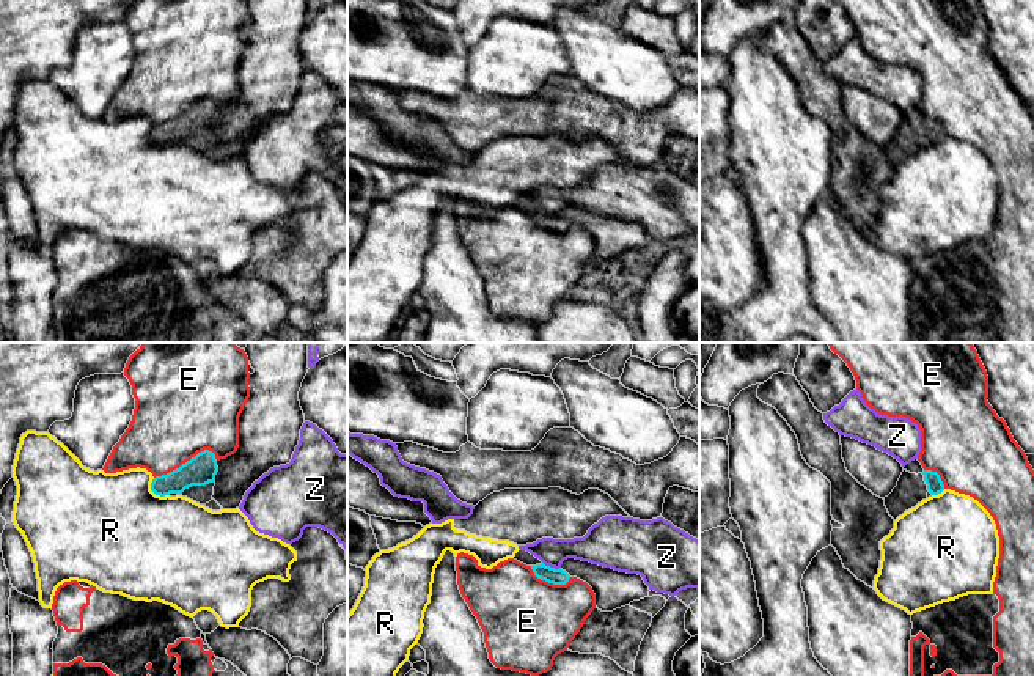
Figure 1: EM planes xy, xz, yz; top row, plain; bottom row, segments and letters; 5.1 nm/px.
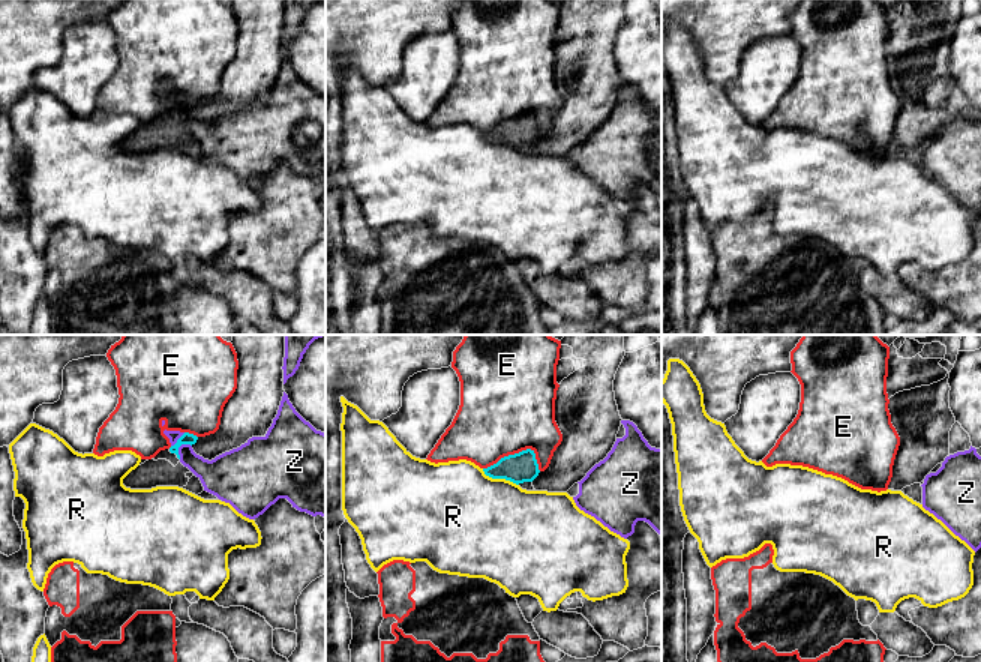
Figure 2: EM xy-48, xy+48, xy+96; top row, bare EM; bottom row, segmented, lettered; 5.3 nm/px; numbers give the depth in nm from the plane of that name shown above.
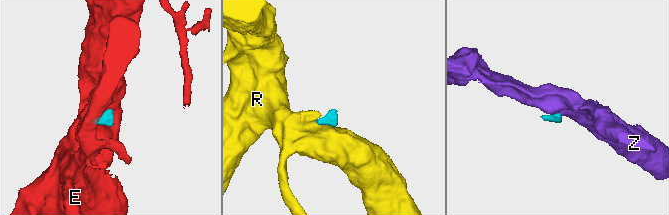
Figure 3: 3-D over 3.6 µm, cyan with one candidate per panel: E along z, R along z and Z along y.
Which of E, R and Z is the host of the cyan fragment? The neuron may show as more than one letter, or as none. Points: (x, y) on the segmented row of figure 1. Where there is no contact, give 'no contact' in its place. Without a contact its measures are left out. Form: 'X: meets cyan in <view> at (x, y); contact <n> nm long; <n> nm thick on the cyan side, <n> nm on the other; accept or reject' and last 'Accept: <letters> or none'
E: meets cyan in xy at (186, 462); contact 340 nm long; 160 nm thick on the cyan side, 440 nm on the other; reject
R: meets cyan in xy at (154, 492); contact 130 nm long; 140 nm thick on the cyan side, 500 nm on the other; reject
Z: meets cyan in xz at (552, 568); contact 100 nm long; 80 nm thick on the cyan side, 160 nm on the other; reject
Accept: none

